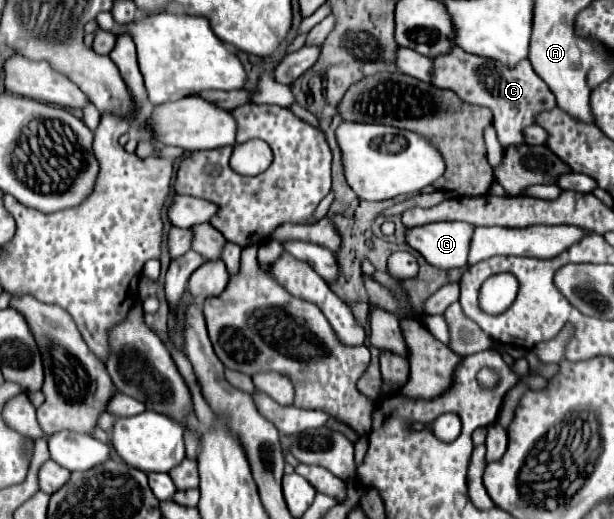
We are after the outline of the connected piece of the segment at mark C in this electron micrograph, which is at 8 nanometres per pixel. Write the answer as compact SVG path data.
M457 46L451 52L433 58L433 78L431 84L437 88L453 90L463 102L485 106L493 112L493 126L497 130L501 146L521 144L523 128L535 122L535 116L543 110L555 108L555 96L547 88L547 84L533 72L529 60L521 60L517 66L509 68L491 58L481 58L469 54Z

